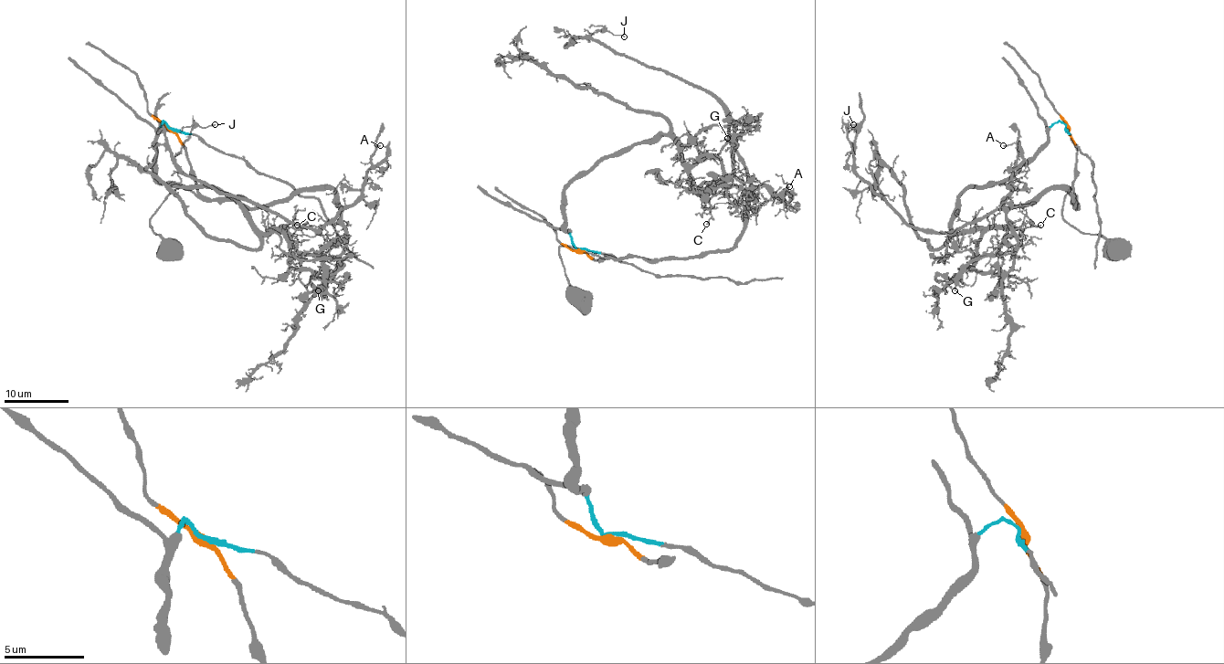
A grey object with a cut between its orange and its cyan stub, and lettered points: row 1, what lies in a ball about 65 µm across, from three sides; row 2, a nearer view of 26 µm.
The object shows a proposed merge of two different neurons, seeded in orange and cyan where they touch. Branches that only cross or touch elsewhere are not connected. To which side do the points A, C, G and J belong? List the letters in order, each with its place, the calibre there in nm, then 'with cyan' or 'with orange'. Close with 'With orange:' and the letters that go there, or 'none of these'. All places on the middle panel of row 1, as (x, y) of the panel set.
A: (789, 186) | 100 nm | with orange
C: (706, 224) | 120 nm | with cyan
G: (727, 138) | 180 nm | with cyan
J: (624, 36) | 90 nm | with orange
With orange: A, J

